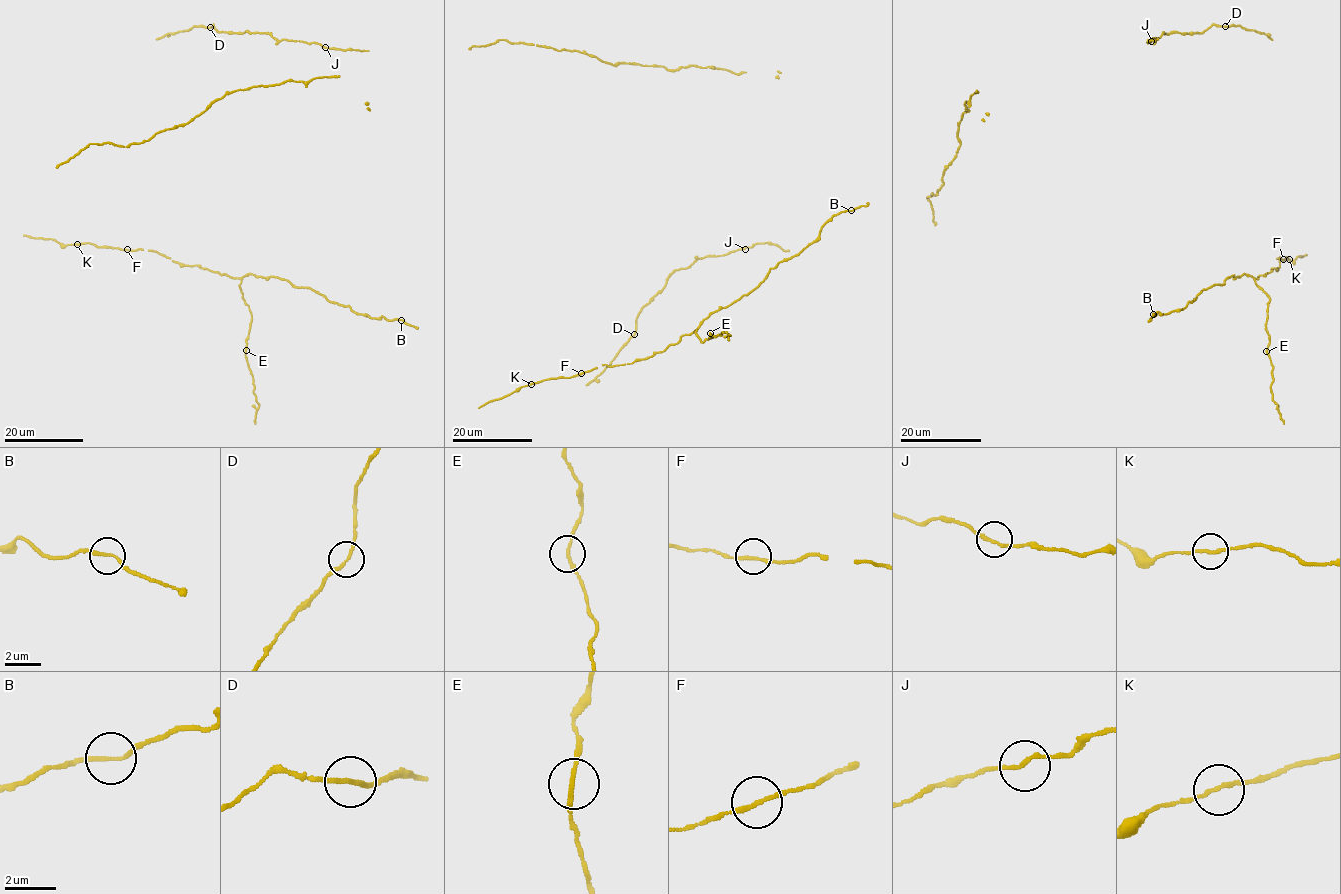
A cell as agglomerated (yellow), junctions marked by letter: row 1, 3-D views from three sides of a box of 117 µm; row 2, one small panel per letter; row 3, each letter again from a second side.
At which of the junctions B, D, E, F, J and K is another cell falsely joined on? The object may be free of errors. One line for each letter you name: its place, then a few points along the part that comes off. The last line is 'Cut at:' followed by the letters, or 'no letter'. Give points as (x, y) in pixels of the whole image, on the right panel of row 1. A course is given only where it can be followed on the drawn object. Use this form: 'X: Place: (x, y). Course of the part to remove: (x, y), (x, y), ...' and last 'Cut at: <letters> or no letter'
Cut at: no letter

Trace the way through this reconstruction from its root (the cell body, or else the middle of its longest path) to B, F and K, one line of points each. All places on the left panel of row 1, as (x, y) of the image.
B: (316, 291), (329, 301), (348, 305), (357, 313), (401, 320)
F: (316, 291), (295, 287), (278, 277), (250, 274), (234, 278), (198, 265), (181, 265), (152, 250), (127, 249)
K: (316, 291), (274, 276), (230, 277), (198, 265), (181, 265), (152, 250), (77, 244)

